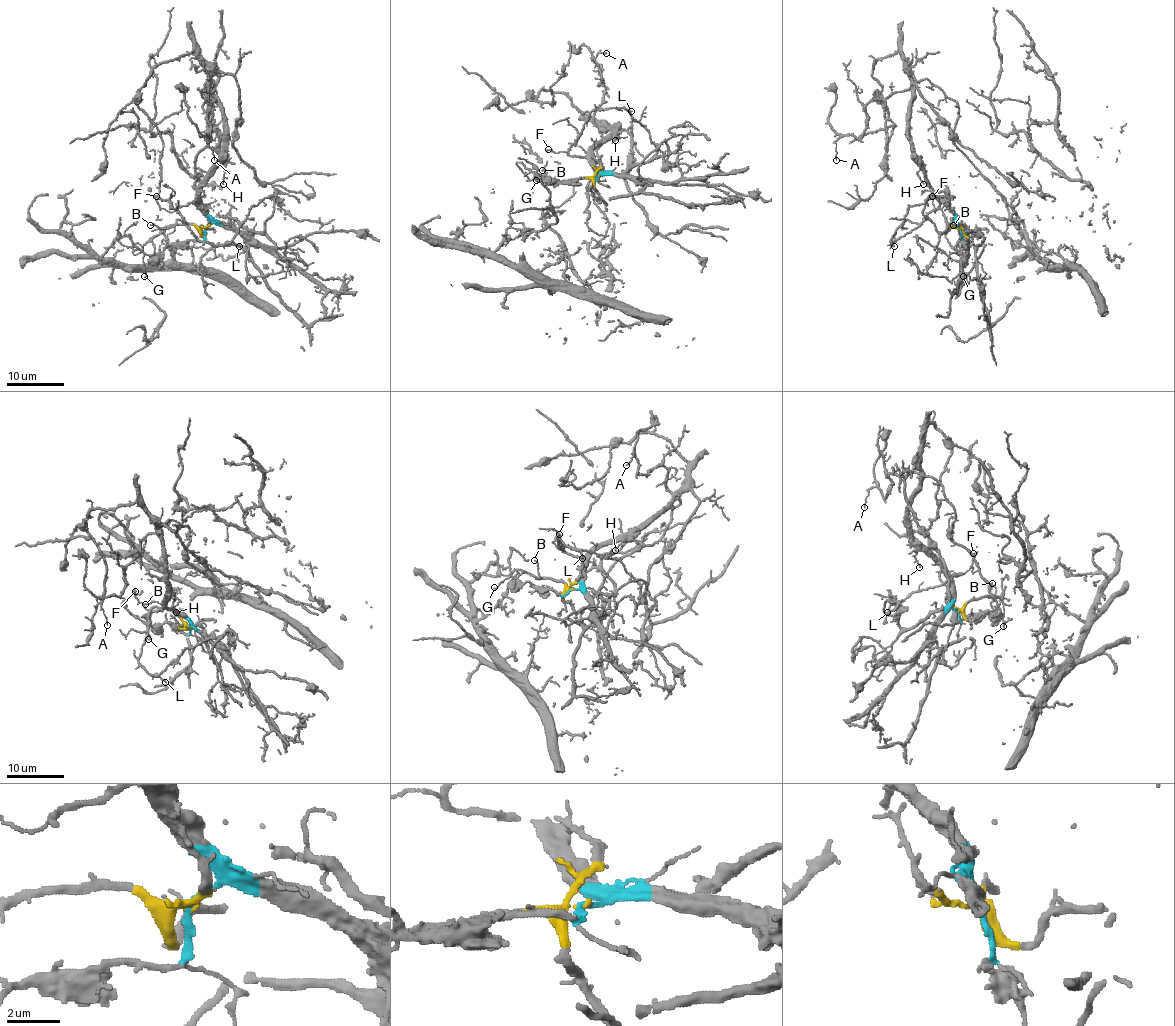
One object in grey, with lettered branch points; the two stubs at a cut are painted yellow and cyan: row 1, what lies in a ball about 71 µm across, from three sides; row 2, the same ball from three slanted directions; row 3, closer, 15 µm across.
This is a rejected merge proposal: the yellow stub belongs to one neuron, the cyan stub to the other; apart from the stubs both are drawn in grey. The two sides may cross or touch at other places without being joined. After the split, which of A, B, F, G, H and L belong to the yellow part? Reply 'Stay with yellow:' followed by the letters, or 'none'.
Stay with yellow: B, G

